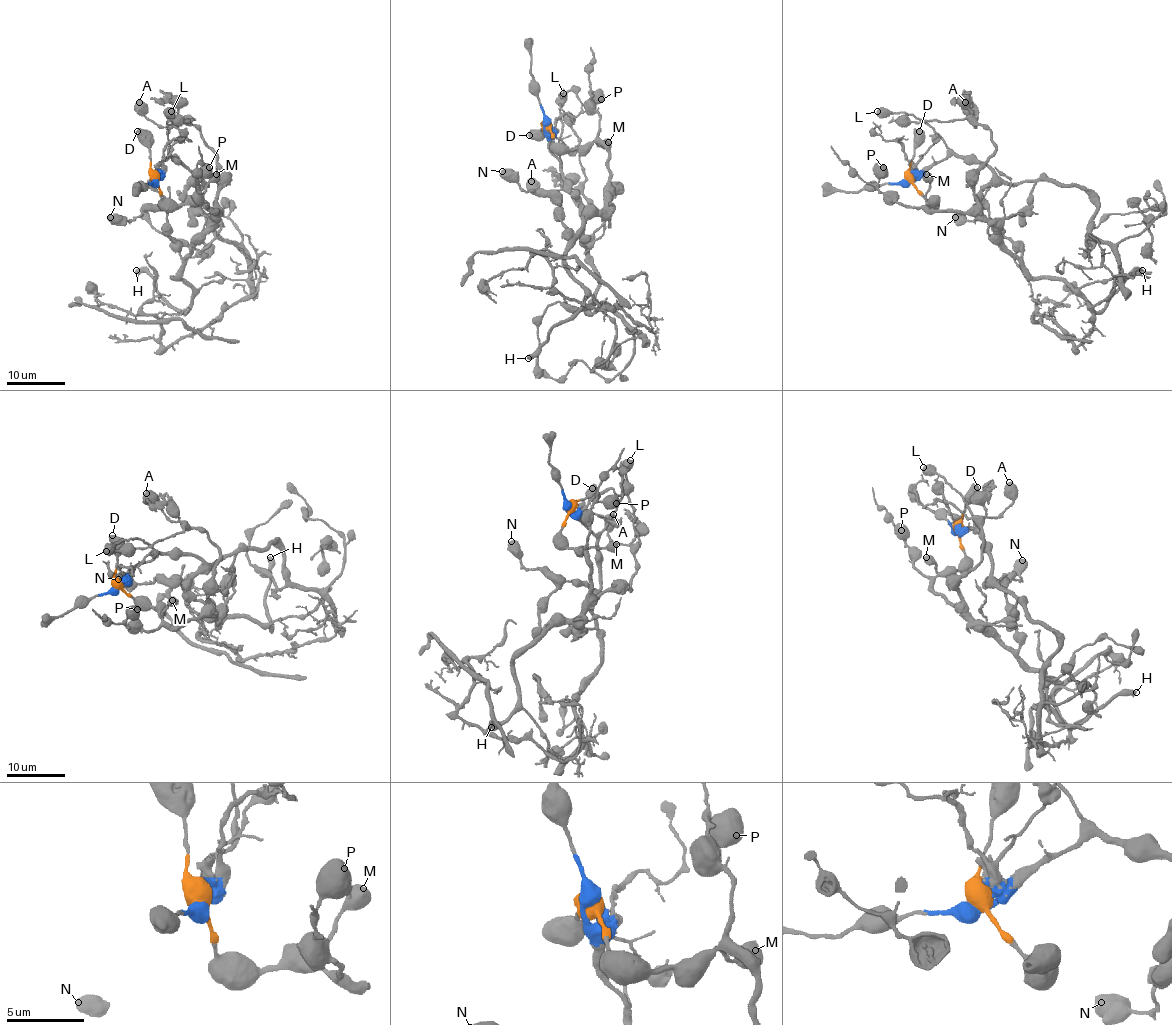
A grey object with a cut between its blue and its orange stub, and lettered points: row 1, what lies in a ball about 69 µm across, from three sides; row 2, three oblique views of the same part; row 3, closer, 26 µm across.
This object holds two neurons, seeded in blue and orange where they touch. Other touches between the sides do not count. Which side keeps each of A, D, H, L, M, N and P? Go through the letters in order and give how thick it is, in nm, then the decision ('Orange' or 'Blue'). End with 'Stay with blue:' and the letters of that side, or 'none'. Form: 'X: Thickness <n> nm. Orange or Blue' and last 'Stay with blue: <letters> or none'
A: Thickness 700 nm. Orange
D: Thickness 650 nm. Orange
H: Thickness 600 nm. Orange
L: Thickness 700 nm. Blue
M: Thickness 800 nm. Orange
N: Thickness 750 nm. Orange
P: Thickness 750 nm. Orange
Stay with blue: L

